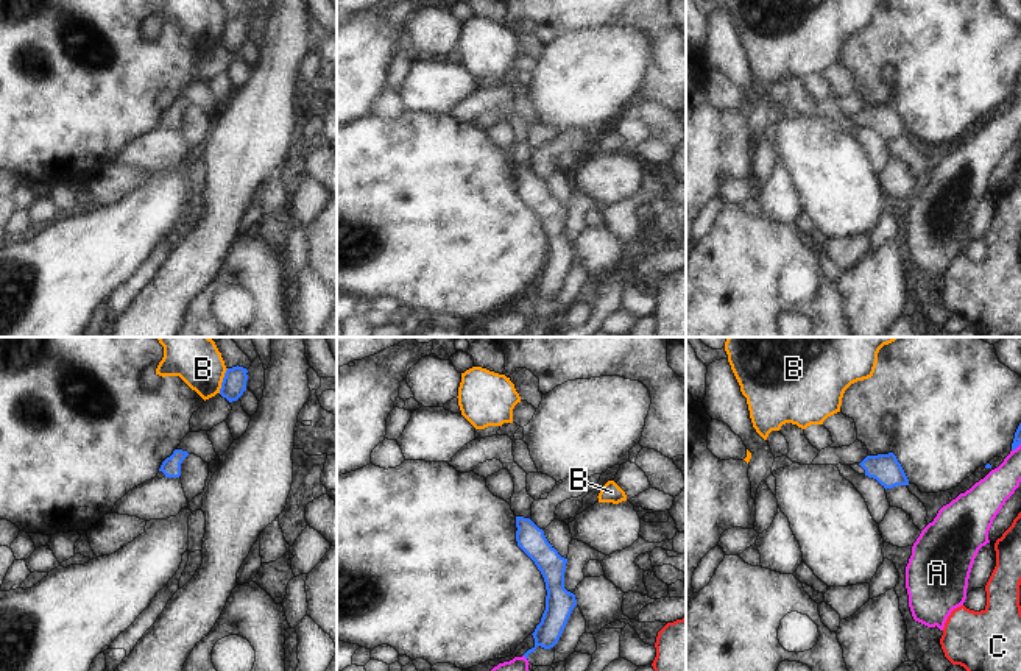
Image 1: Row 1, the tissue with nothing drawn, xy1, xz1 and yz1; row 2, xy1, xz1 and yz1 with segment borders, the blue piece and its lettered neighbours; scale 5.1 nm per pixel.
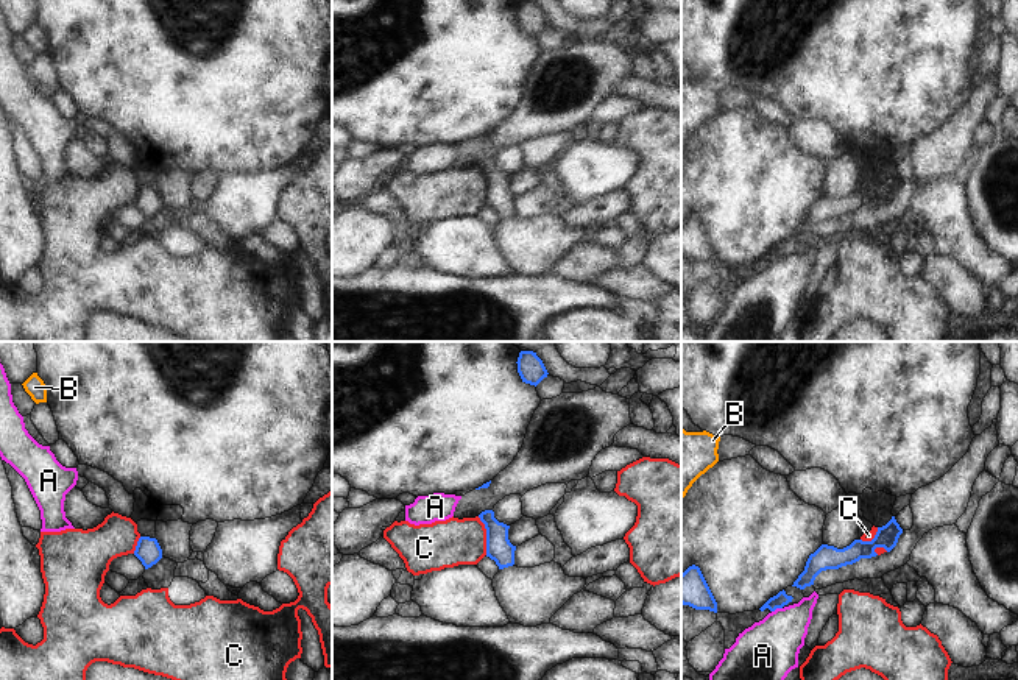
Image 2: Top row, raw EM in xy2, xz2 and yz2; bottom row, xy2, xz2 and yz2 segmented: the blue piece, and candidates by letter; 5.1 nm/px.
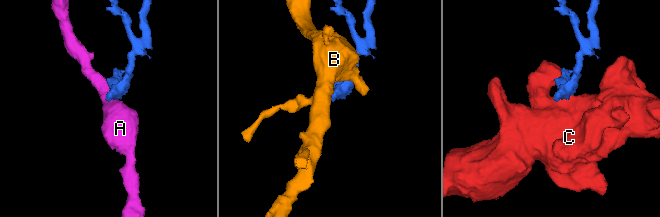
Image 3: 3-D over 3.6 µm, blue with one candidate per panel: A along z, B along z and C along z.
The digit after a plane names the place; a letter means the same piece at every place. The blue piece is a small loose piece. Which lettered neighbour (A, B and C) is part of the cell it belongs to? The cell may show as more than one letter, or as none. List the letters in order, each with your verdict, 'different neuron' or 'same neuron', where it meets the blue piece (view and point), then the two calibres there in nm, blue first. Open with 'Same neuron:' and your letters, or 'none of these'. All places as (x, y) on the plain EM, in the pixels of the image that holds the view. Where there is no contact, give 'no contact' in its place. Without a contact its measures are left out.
Same neuron: none of these
A: different neuron | yz2 (777, 258) | 70/320 nm
B: different neuron | xy1 (223, 31) | 130/220 nm
C: different neuron | xz2 (487, 186) | 130/240 nm

